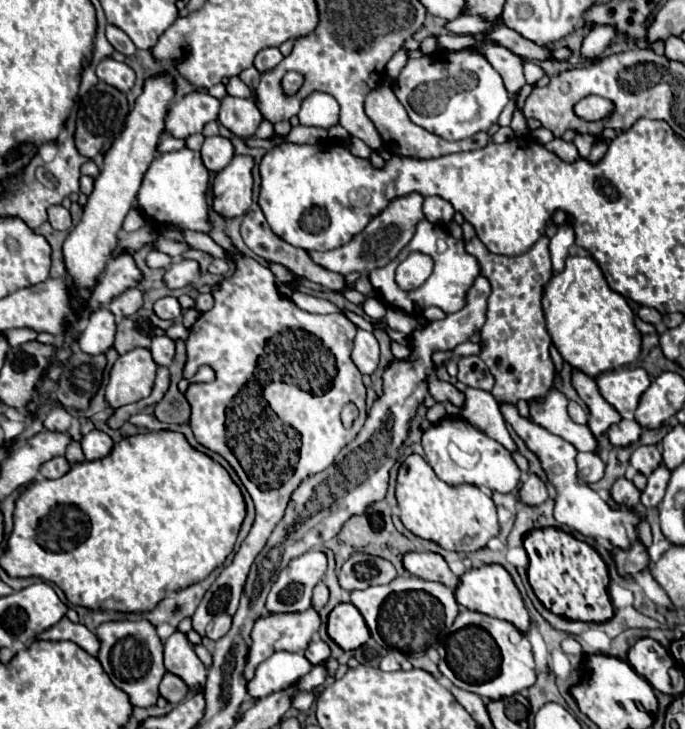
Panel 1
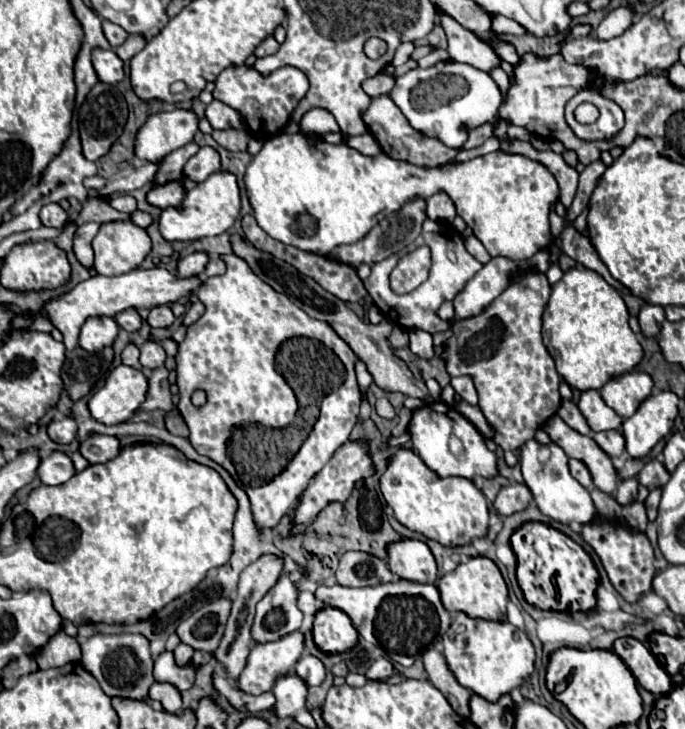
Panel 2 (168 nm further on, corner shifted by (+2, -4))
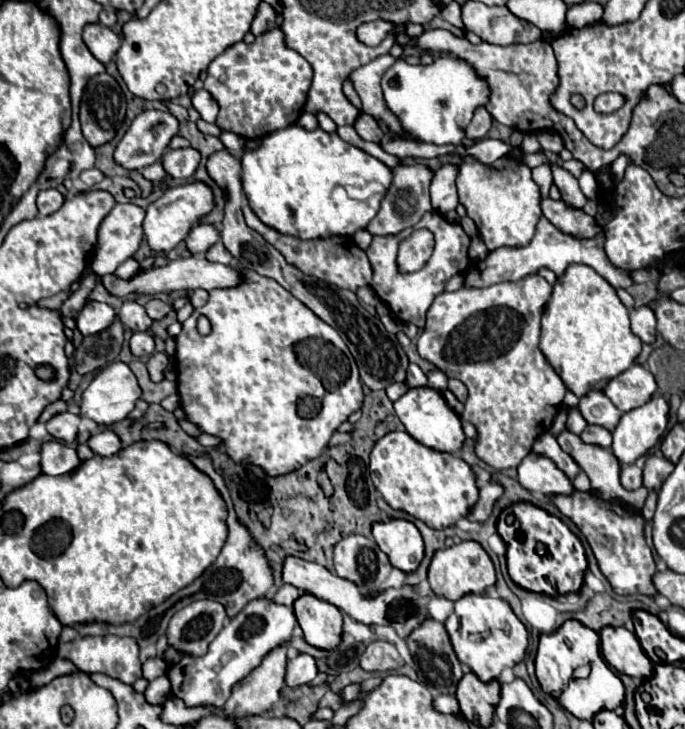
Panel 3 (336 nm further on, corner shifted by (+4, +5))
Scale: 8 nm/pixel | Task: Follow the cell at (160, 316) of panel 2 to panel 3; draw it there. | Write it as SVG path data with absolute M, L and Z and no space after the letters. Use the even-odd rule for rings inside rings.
M153 298L153 300L149 300L149 302L145 304L145 310L147 310L147 314L149 314L151 320L161 320L161 318L165 318L165 316L169 314L171 306L169 306L167 302L163 302L163 300Z

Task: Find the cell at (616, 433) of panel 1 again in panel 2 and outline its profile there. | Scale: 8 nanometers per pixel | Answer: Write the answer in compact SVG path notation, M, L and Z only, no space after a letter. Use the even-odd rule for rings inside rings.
M603 431L603 433L595 433L593 439L597 441L597 445L609 455L609 457L619 457L625 453L625 437L621 431Z

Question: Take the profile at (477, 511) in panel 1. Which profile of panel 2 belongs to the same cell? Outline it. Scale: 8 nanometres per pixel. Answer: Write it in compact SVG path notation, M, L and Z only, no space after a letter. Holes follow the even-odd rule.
M399 449L391 457L387 471L381 477L381 491L401 525L445 547L469 545L473 539L485 537L489 531L487 499L475 483L461 477L441 479L409 449Z

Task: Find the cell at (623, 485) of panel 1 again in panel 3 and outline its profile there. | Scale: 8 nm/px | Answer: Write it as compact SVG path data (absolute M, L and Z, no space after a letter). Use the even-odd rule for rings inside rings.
M631 464L631 466L623 468L621 470L621 484L623 484L623 488L627 488L627 490L641 488L641 474L643 474L643 470L641 470L639 464Z

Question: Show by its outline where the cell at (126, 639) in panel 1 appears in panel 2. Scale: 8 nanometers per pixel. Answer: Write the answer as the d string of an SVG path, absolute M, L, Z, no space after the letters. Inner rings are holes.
M97 633L85 641L81 641L81 665L99 681L101 689L109 697L135 699L145 701L149 695L149 687L155 683L153 677L153 657L149 651L149 641L145 635L121 633L121 635L103 635Z

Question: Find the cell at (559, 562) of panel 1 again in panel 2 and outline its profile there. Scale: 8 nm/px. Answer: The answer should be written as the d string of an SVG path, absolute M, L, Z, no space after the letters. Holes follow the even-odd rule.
M525 523L511 535L511 547L517 555L517 581L523 589L523 595L527 603L547 609L547 611L561 611L561 613L579 613L579 611L591 611L597 605L597 585L599 585L599 573L591 561L591 557L583 551L581 545L577 545L571 537L557 531L551 525L545 523Z

